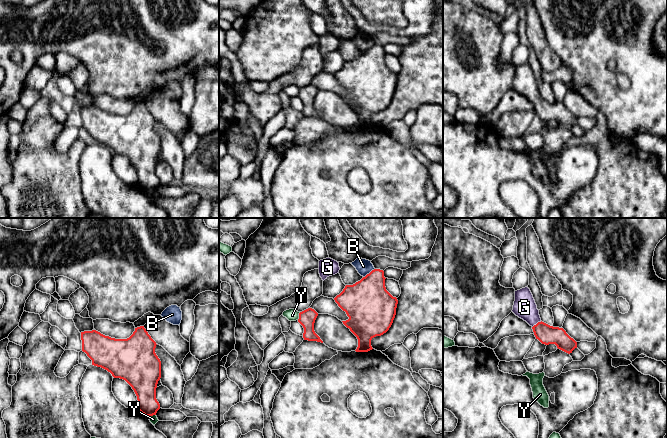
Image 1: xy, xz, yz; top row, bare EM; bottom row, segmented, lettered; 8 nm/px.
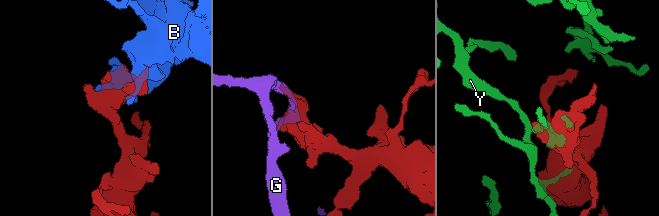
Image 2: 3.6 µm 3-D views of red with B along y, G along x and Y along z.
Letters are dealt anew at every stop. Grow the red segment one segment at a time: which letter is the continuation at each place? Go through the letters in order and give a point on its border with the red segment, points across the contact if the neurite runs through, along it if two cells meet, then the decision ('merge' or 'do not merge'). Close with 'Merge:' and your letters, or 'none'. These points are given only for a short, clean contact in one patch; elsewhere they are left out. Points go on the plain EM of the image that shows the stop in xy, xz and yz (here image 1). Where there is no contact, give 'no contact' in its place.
B: xz (369, 49) | do not merge
G: yz (537, 99) | merge
Y: xy (150, 191) | do not merge
Merge: G

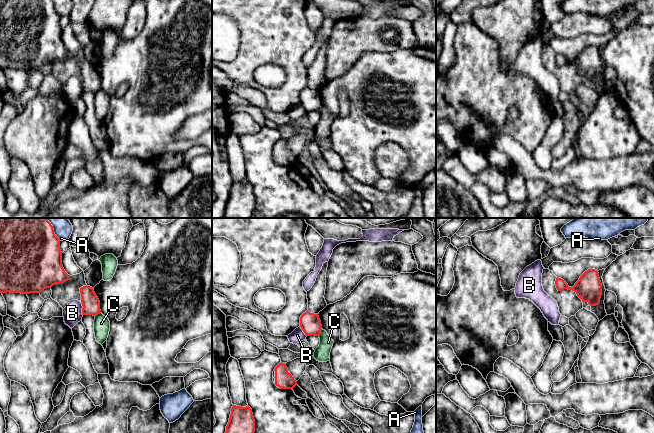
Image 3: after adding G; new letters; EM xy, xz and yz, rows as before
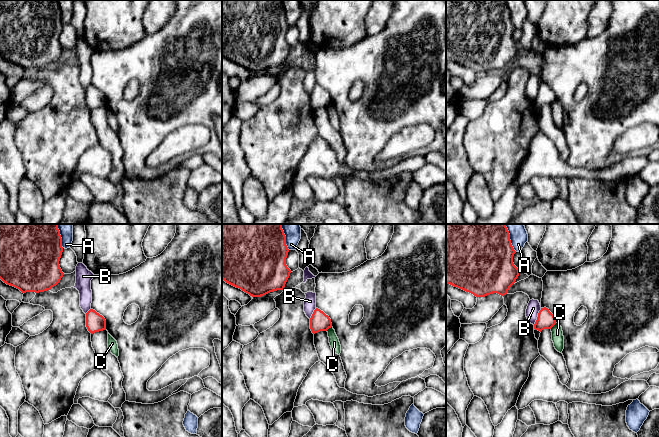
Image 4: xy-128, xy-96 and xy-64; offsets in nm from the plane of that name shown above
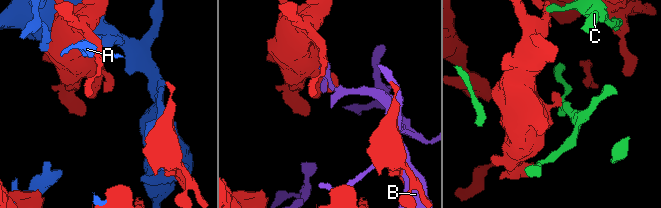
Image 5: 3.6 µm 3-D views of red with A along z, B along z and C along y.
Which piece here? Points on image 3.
A: xy (53, 8) | do not merge
B: xy (82, 85) | do not merge
C: xz (320, 108) | do not merge
Merge: none

